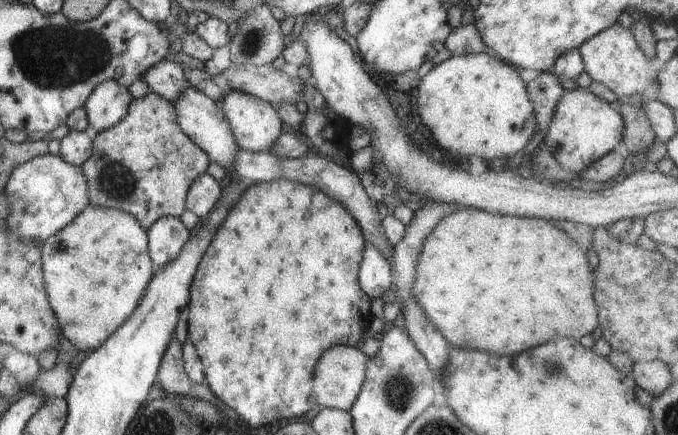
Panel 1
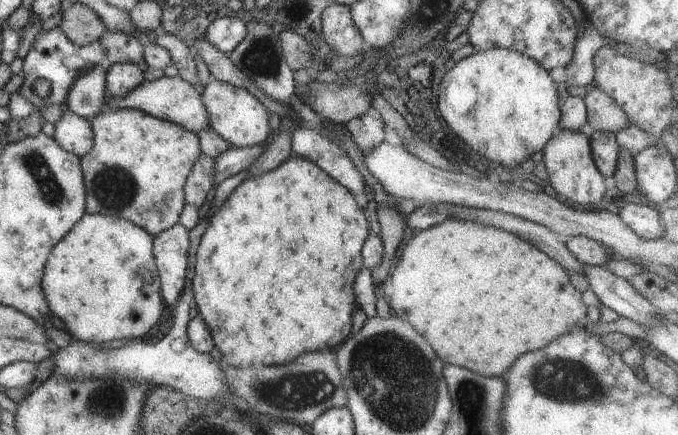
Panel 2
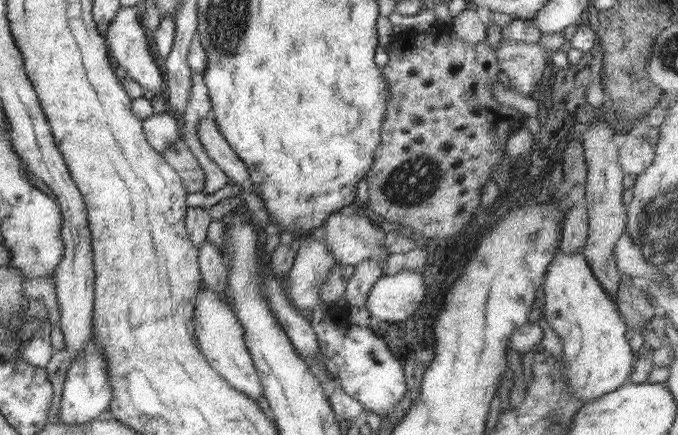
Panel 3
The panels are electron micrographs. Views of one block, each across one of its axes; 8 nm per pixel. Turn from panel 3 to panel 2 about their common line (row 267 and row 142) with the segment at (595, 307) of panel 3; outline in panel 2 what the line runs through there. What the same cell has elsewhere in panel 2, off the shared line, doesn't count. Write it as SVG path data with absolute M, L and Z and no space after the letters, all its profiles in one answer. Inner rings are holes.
M558 129L555 136L542 150L544 153L542 164L548 173L546 182L552 186L562 200L566 198L570 204L584 204L595 209L604 198L607 189L604 184L606 178L595 166L590 144L586 131Z

